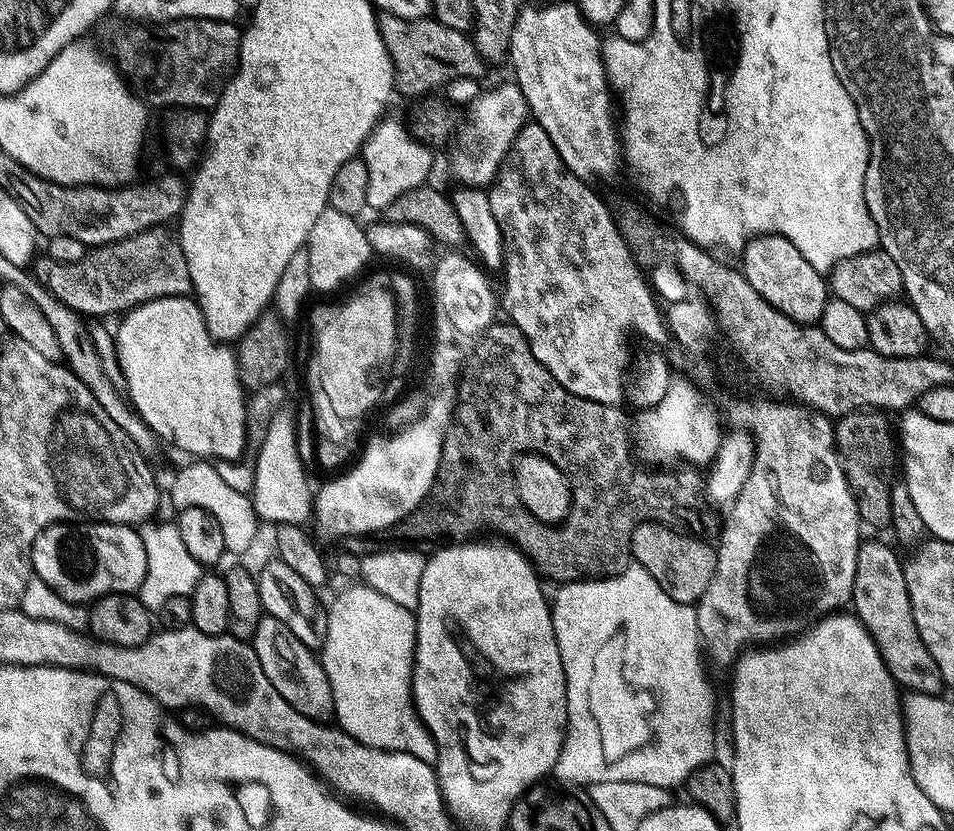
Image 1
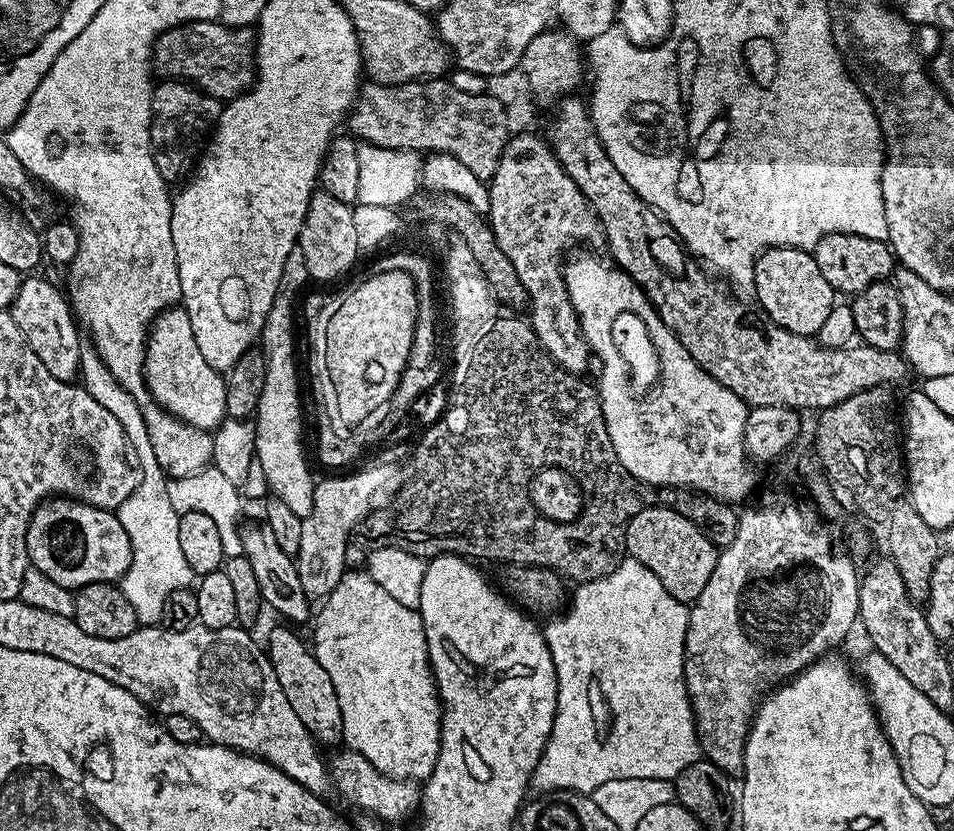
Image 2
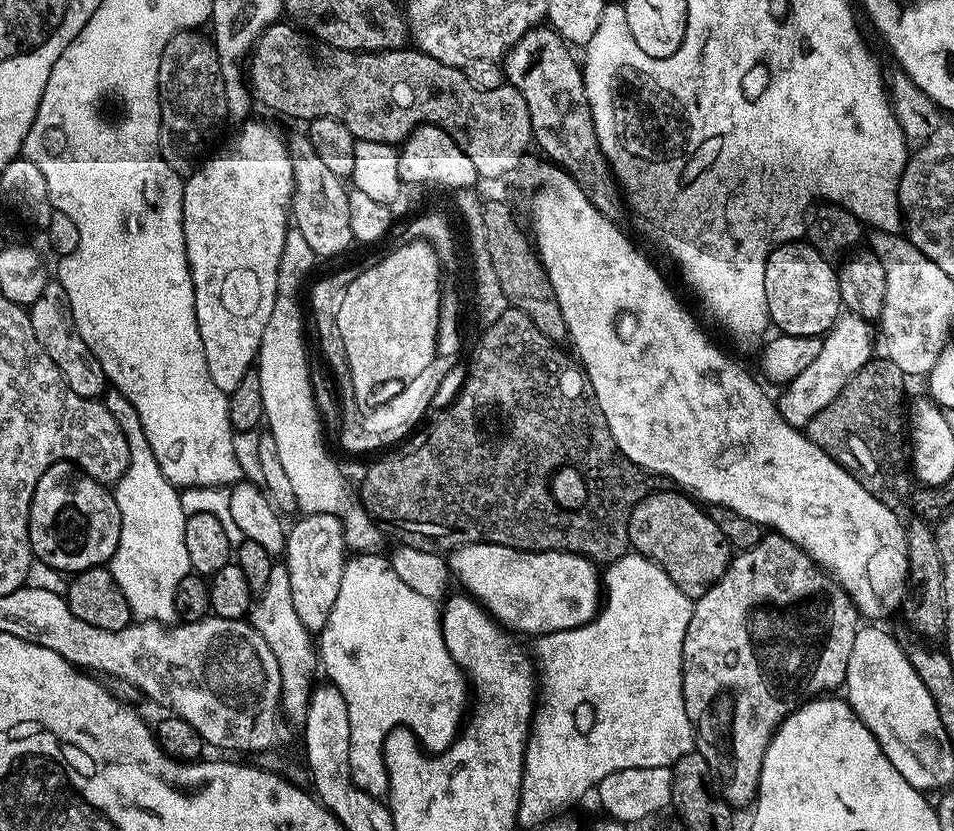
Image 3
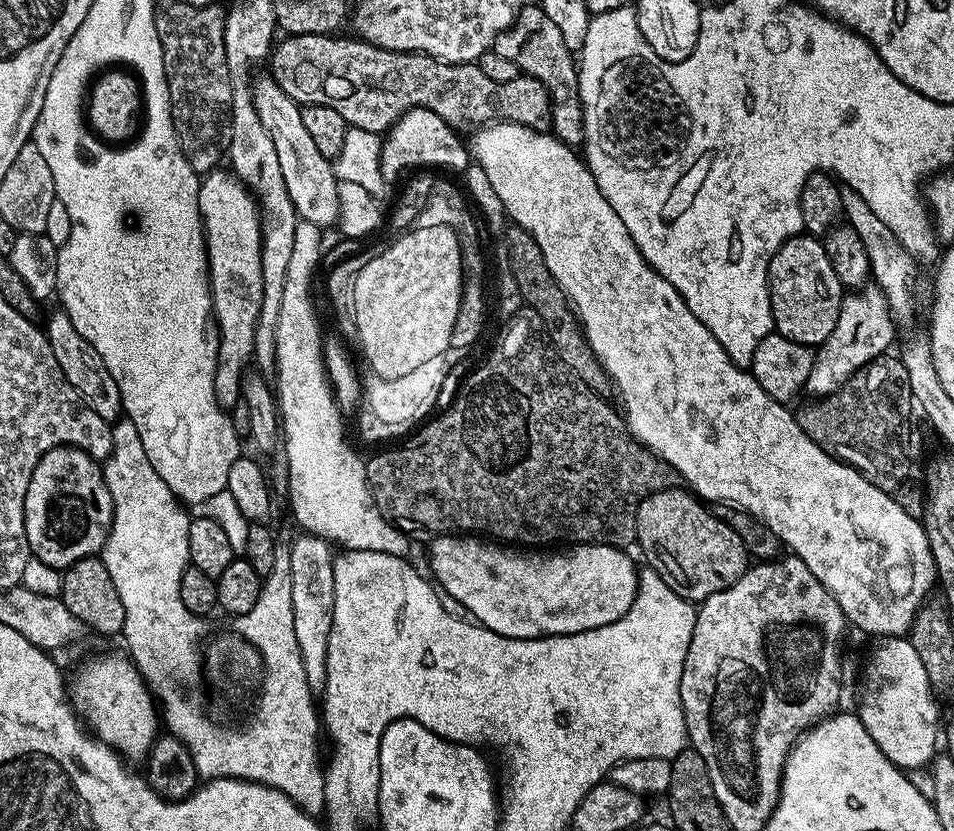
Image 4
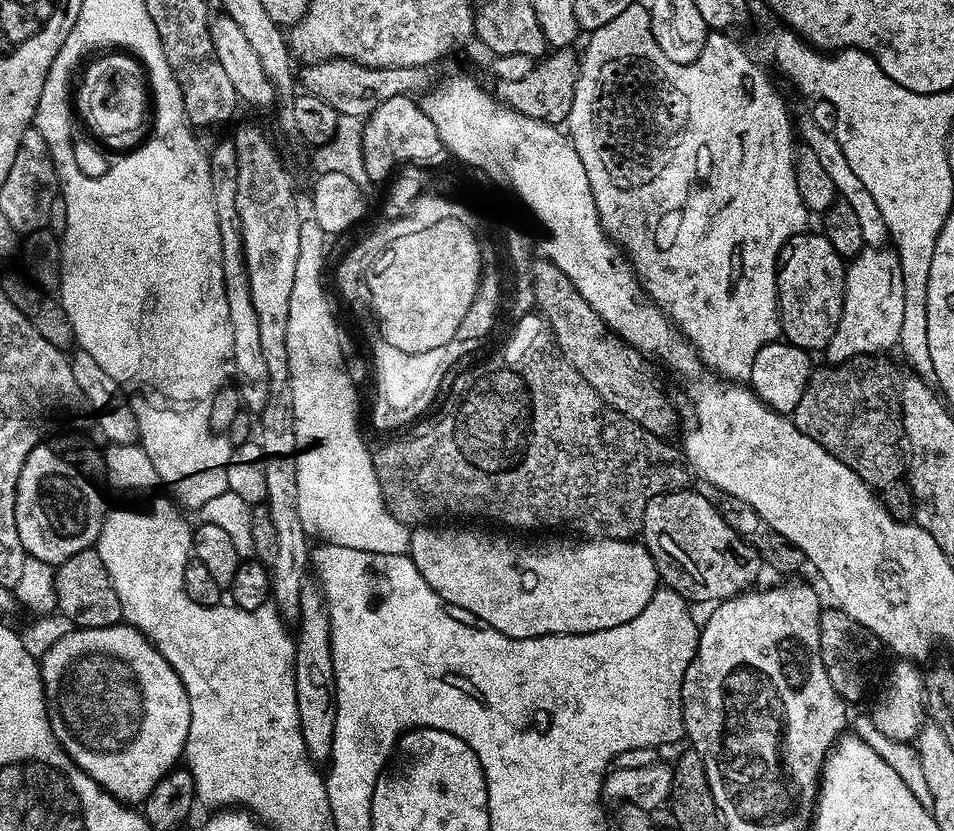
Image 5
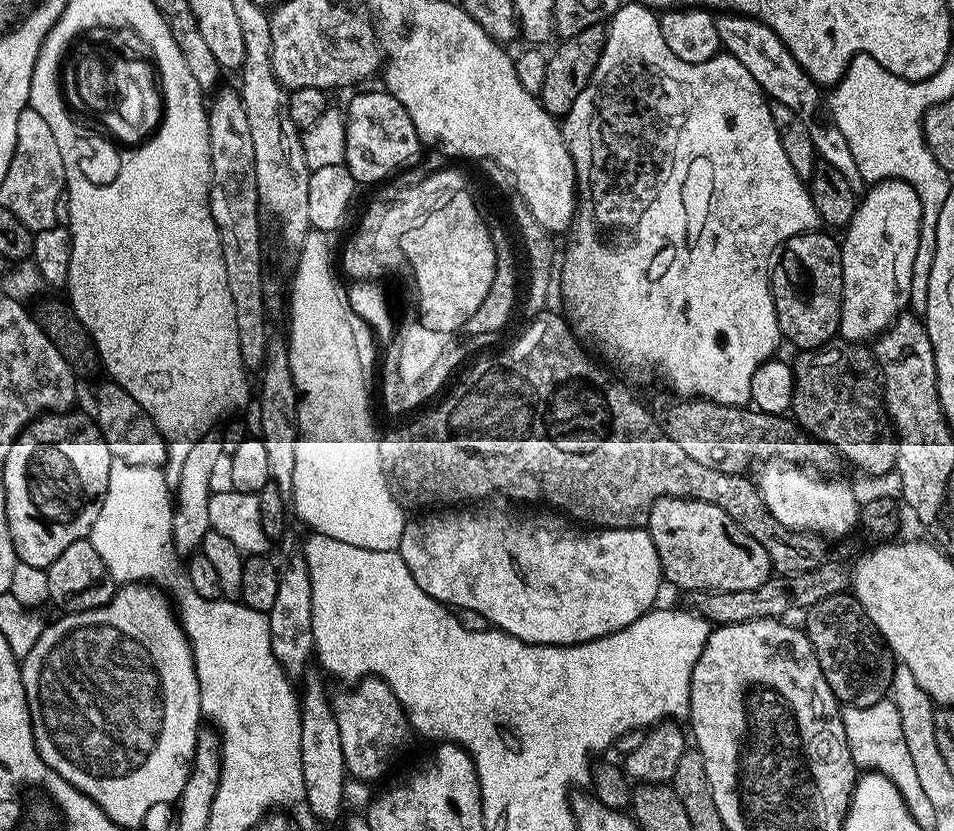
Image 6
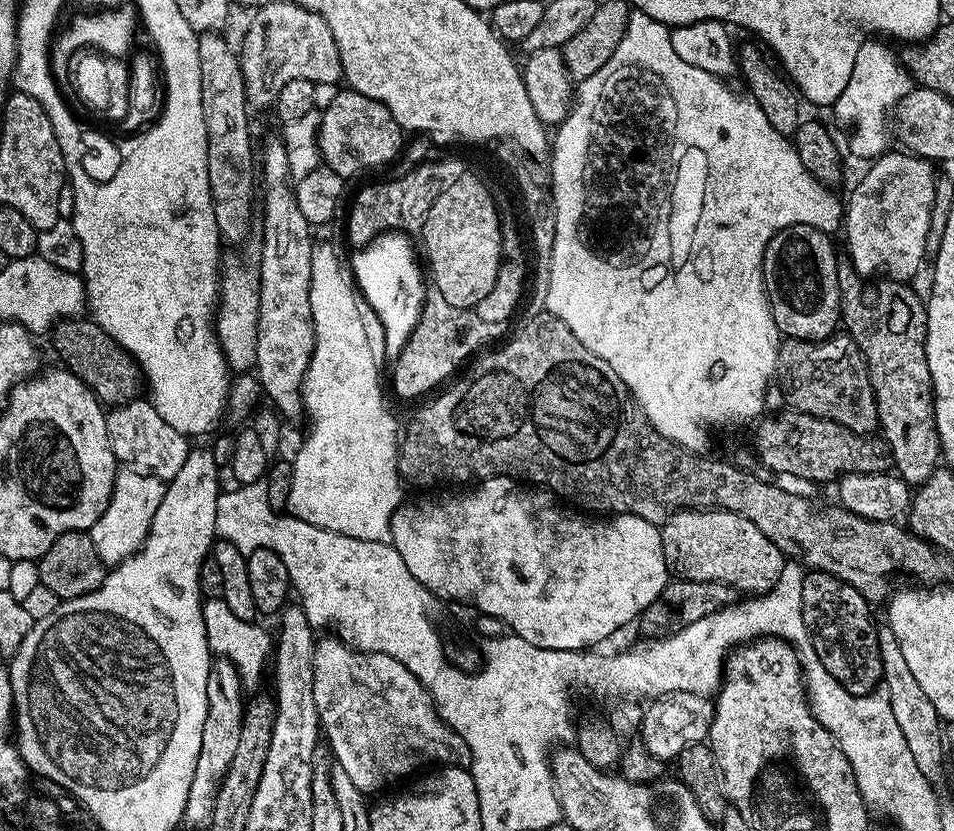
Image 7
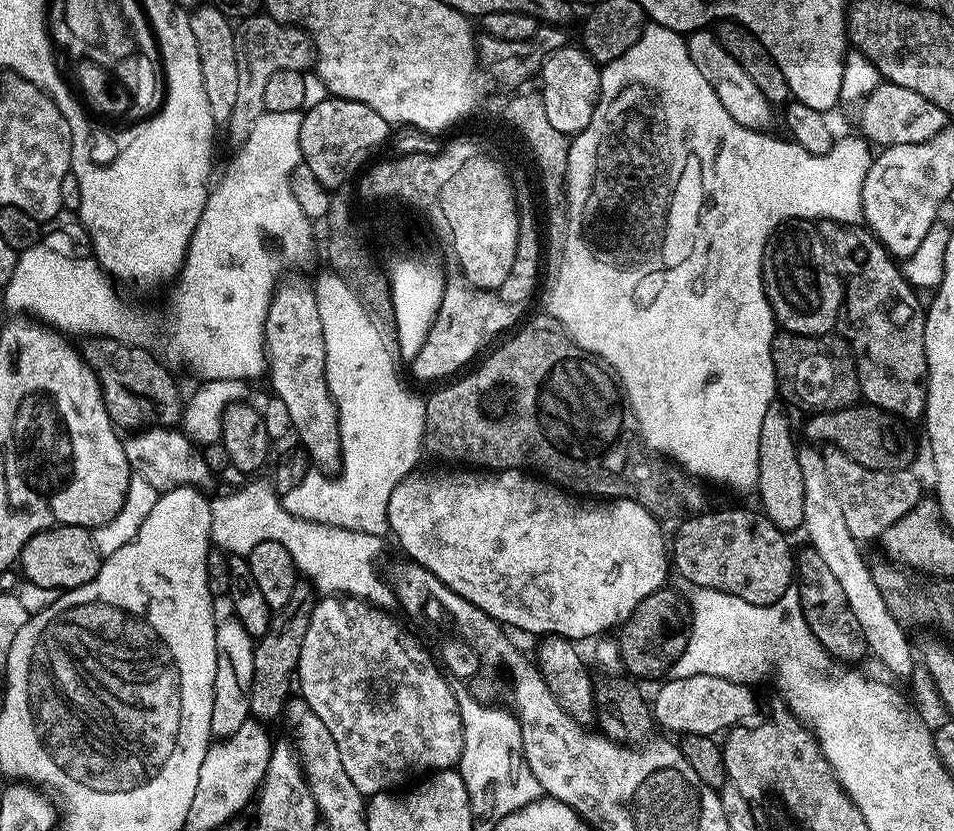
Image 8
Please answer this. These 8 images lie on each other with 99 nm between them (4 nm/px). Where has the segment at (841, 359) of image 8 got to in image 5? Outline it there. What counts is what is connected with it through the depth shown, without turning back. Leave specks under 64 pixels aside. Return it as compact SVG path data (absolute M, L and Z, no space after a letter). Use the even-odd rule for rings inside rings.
M887 355L852 357L841 364L817 367L812 372L805 393L799 399L790 419L806 438L814 438L834 458L854 470L873 490L883 490L899 481L906 472L906 441L904 439L904 413L900 411L898 375L887 360Z

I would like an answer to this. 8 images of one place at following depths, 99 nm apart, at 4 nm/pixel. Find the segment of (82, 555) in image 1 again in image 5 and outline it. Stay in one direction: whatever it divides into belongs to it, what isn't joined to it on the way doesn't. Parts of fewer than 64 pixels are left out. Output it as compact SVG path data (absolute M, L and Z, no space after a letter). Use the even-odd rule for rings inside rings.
M64 440L48 443L41 442L30 450L22 474L18 474L16 521L25 553L58 566L66 558L74 558L74 554L95 545L110 504L104 501L106 469L99 451L91 452Z

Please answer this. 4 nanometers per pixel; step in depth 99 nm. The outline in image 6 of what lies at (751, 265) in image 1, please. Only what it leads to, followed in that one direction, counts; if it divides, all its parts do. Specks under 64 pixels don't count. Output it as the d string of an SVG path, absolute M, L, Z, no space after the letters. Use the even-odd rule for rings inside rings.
M827 231L797 232L779 249L770 268L772 297L776 307L776 317L780 335L788 340L796 350L815 350L823 348L839 333L840 303L843 302L842 258L840 244Z

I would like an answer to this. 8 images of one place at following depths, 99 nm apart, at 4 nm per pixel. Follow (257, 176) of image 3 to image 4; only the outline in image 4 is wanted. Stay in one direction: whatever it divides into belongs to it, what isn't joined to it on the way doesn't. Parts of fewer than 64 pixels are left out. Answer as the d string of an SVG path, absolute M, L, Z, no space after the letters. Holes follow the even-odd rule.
M213 170L200 181L198 210L204 224L204 245L208 251L208 281L212 291L212 318L216 321L216 369L214 370L214 398L221 408L231 410L241 403L242 378L253 359L254 334L262 306L262 234L260 206L252 190L231 170Z

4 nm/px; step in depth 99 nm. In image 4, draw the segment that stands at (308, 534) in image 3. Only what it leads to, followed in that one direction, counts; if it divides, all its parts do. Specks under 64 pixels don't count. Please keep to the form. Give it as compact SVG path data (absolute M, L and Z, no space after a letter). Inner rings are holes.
M300 534L297 540L293 539L290 544L290 583L294 586L294 635L298 637L298 650L302 650L302 666L306 669L306 682L310 682L310 690L313 694L323 693L326 686L326 654L330 646L330 626L334 622L334 566L332 561L334 559L333 545L329 544L327 540L321 536L309 536L307 534Z

